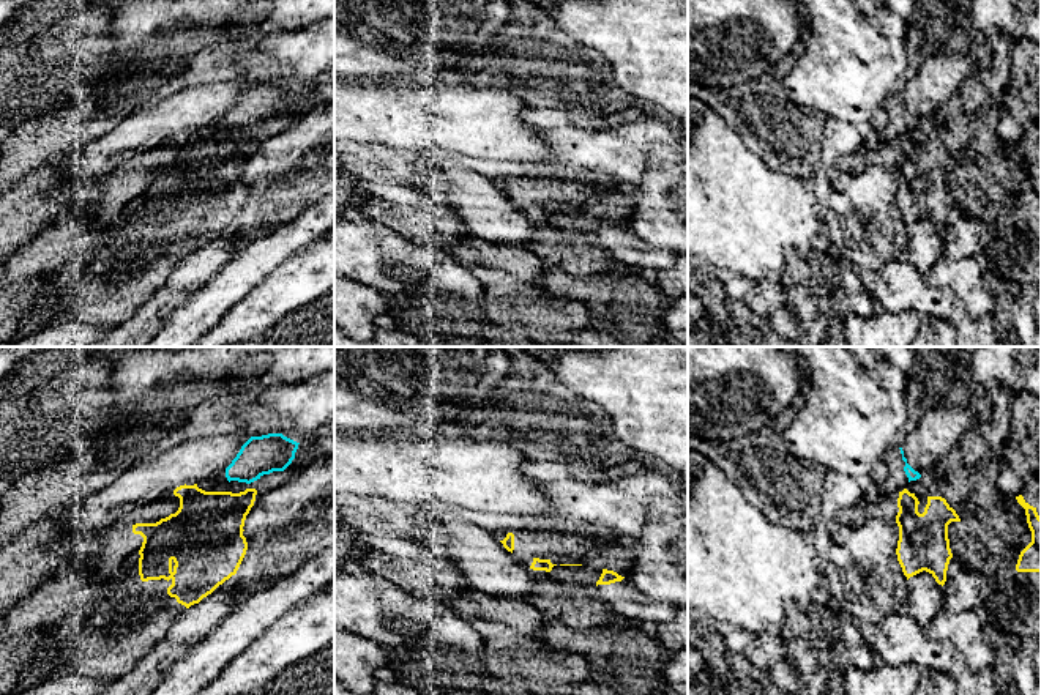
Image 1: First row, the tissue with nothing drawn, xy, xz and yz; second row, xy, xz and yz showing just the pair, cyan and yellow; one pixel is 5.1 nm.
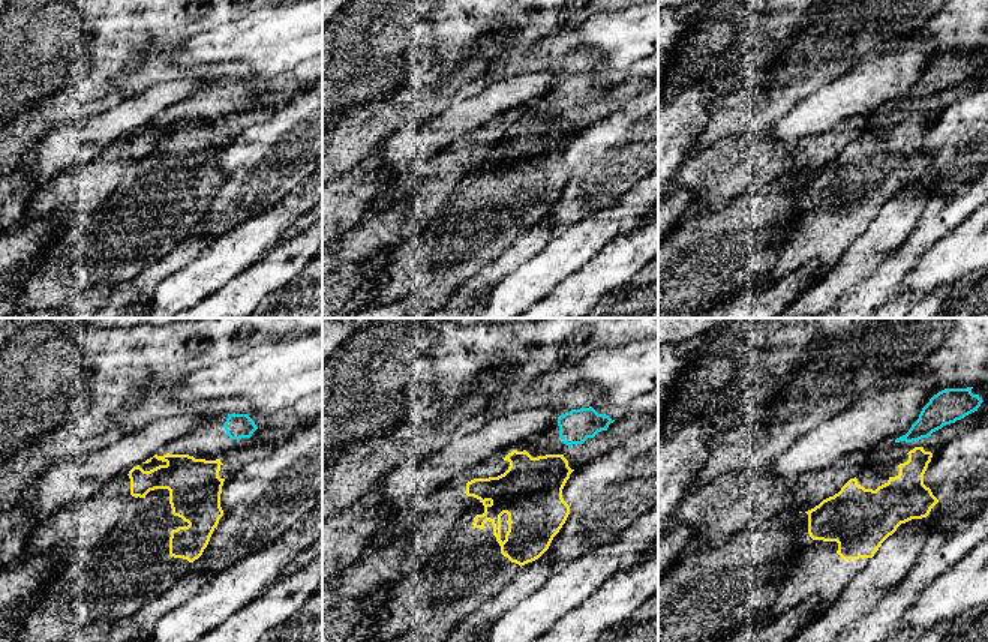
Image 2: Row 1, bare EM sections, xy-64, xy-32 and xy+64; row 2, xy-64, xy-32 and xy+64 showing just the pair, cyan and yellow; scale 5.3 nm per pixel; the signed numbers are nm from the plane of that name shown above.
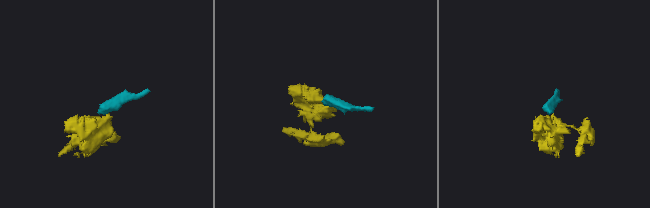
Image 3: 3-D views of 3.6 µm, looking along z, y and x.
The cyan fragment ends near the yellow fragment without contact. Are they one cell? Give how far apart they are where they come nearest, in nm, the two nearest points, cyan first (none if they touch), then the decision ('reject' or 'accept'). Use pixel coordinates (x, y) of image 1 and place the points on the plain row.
gap 30 nm; span xy (246, 130), (246, 136); reject

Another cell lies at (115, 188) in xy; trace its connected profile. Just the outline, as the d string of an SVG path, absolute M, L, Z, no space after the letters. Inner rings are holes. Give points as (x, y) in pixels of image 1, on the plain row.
M132 172L114 173L98 180L96 192L91 200L109 200L110 205L118 202L129 203L140 197L142 189L144 184L132 180Z

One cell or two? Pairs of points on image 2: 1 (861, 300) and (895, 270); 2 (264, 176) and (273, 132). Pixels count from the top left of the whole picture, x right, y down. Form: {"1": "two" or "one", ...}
{"1": "one", "2": "one"}

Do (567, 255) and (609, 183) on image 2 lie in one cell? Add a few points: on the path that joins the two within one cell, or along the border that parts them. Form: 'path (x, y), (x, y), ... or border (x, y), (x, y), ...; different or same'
border (588, 215), (556, 233); different

